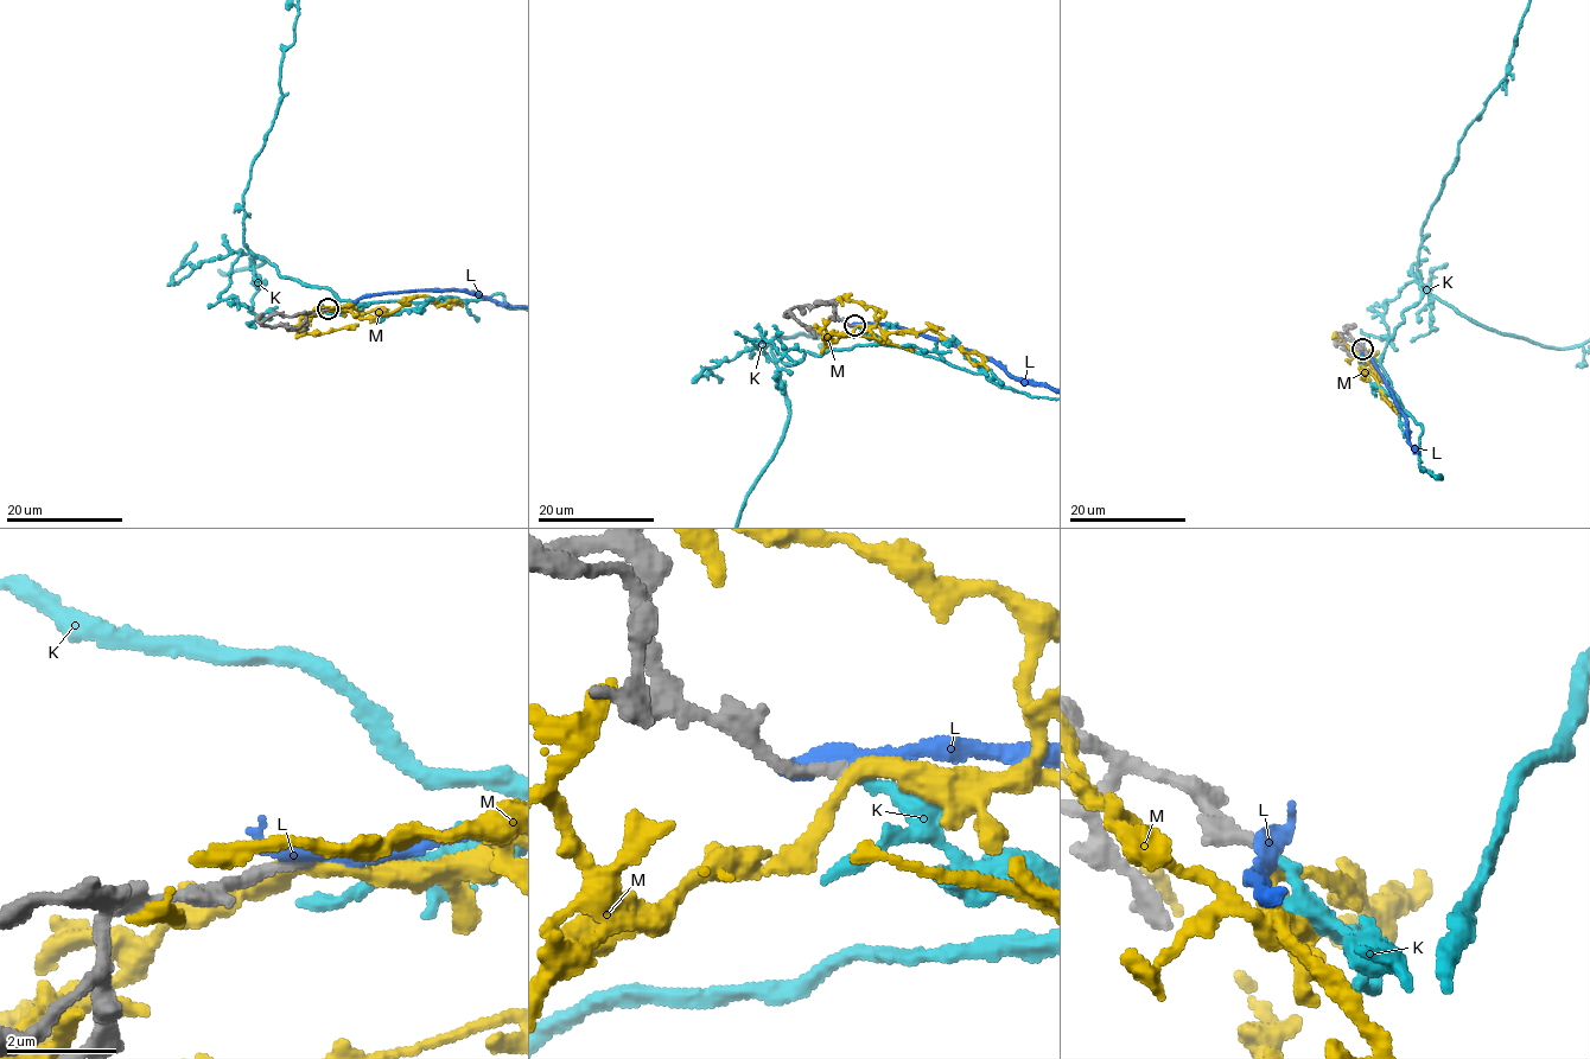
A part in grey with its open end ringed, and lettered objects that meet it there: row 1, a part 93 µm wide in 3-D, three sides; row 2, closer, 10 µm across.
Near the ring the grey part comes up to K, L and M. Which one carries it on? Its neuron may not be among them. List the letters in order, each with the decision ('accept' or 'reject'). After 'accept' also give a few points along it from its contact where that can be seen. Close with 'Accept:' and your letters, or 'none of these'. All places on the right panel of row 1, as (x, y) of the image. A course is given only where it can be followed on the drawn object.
K: accept
L: reject
M: reject
Accept: K

